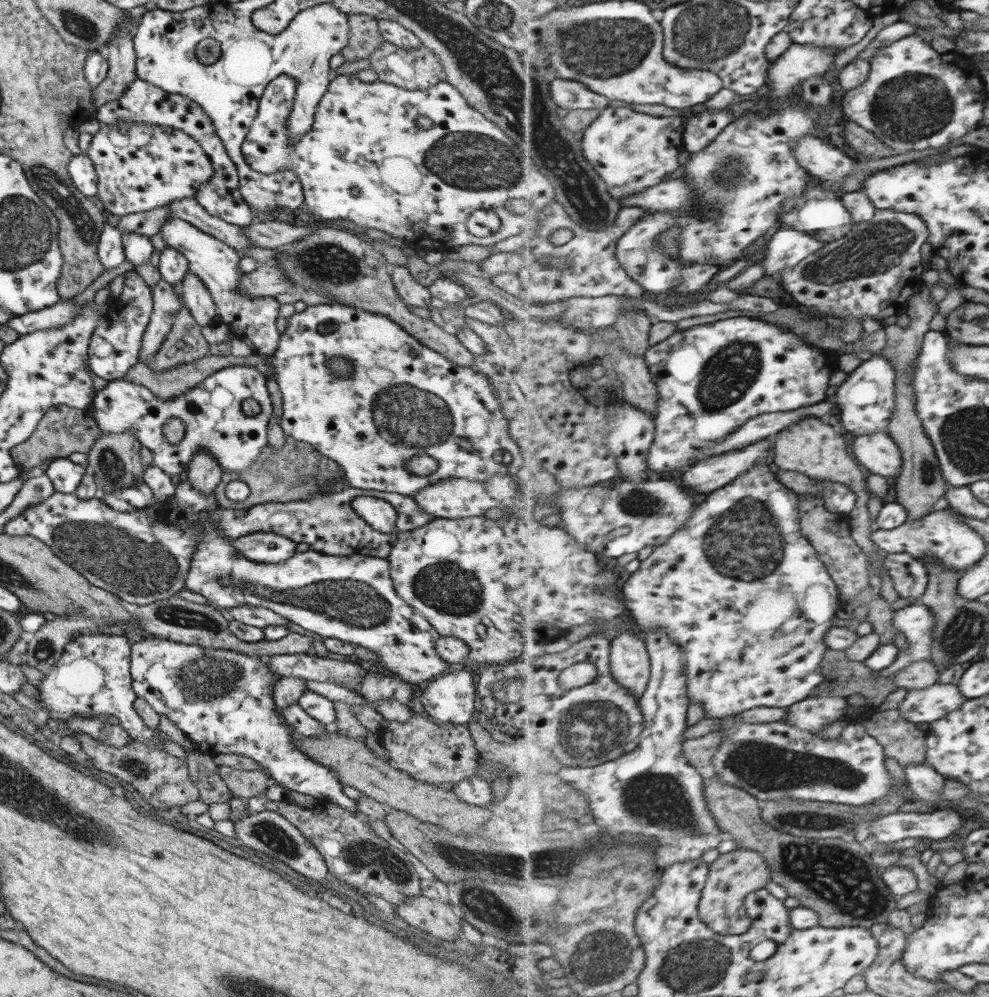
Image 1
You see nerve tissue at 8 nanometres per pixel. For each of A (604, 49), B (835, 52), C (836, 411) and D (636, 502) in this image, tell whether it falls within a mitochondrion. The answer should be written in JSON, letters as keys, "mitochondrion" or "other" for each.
{"A":"mitochondrion","B":"other","C":"other","D":"mitochondrion"}

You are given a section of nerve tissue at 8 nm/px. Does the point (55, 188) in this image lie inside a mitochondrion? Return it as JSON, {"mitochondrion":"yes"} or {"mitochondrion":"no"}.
{"mitochondrion":"yes"}

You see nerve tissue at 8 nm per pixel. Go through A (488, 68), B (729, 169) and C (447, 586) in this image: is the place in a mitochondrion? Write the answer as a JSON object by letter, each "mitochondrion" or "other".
{"A":"mitochondrion","B":"mitochondrion","C":"mitochondrion"}

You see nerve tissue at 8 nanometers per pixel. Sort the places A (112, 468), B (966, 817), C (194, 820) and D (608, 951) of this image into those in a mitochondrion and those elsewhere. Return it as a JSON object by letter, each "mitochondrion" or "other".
{"A":"mitochondrion","B":"other","C":"other","D":"mitochondrion"}

